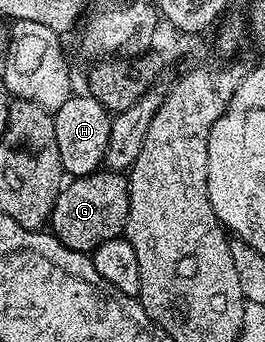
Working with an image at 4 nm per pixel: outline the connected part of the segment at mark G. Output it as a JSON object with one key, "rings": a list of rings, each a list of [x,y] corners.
{"rings":[[[101,168],[94,174],[72,178],[61,189],[52,209],[50,230],[66,248],[91,252],[106,244],[106,240],[114,240],[123,235],[129,212],[130,192],[127,177],[123,173]]]}

